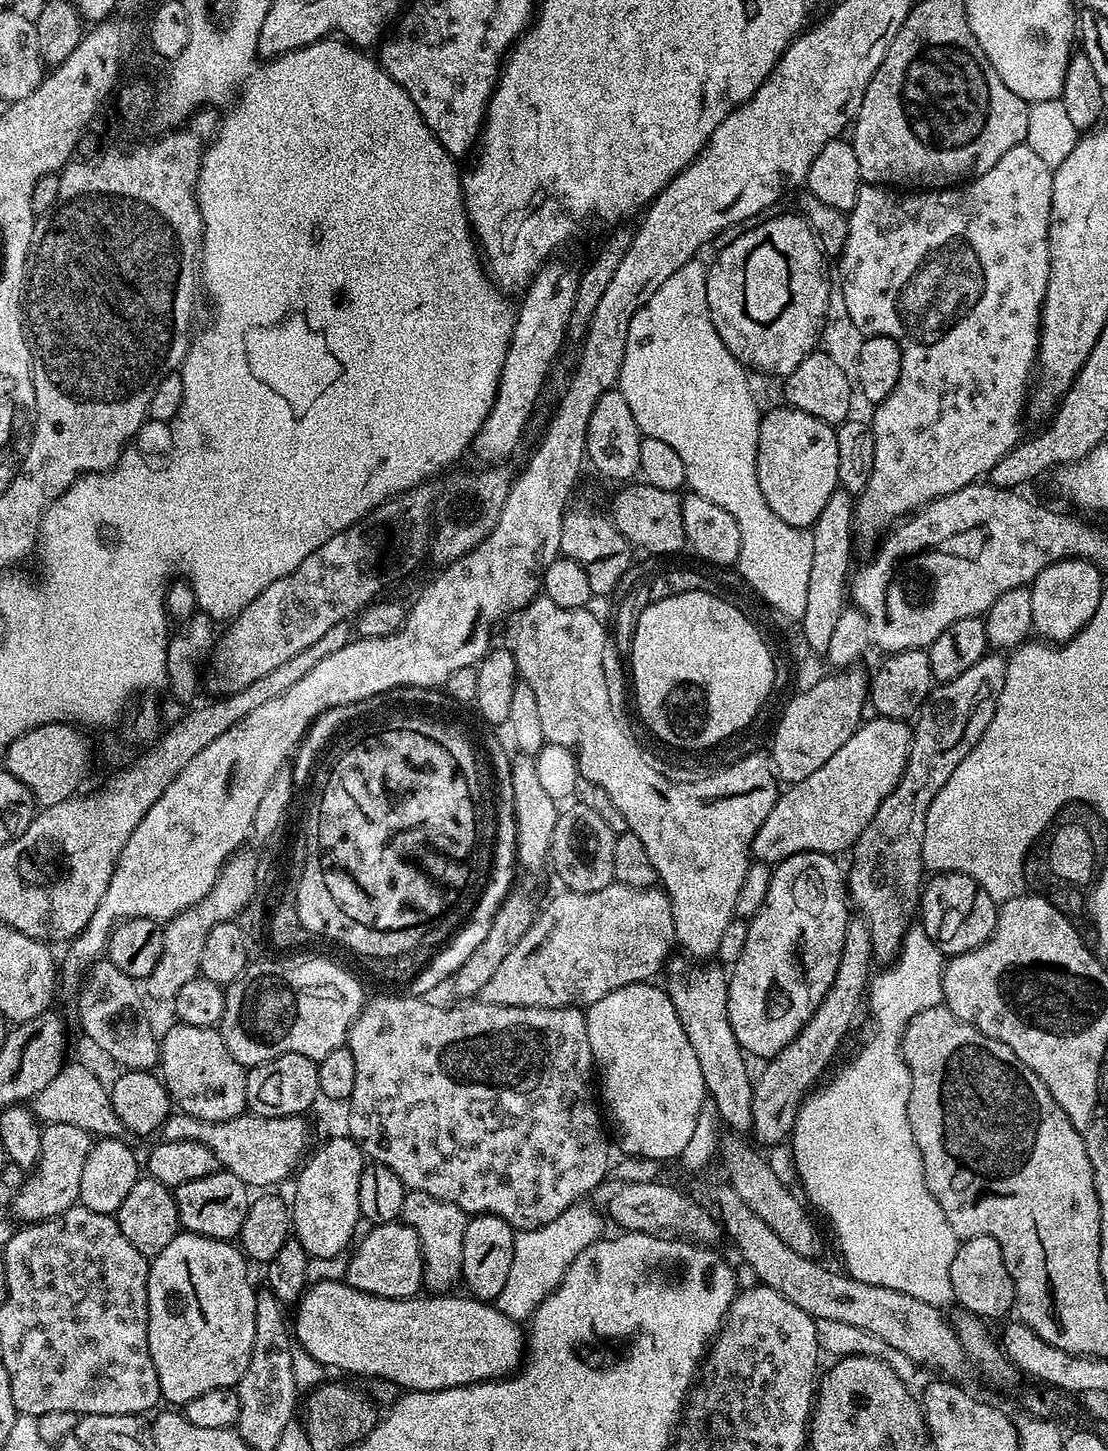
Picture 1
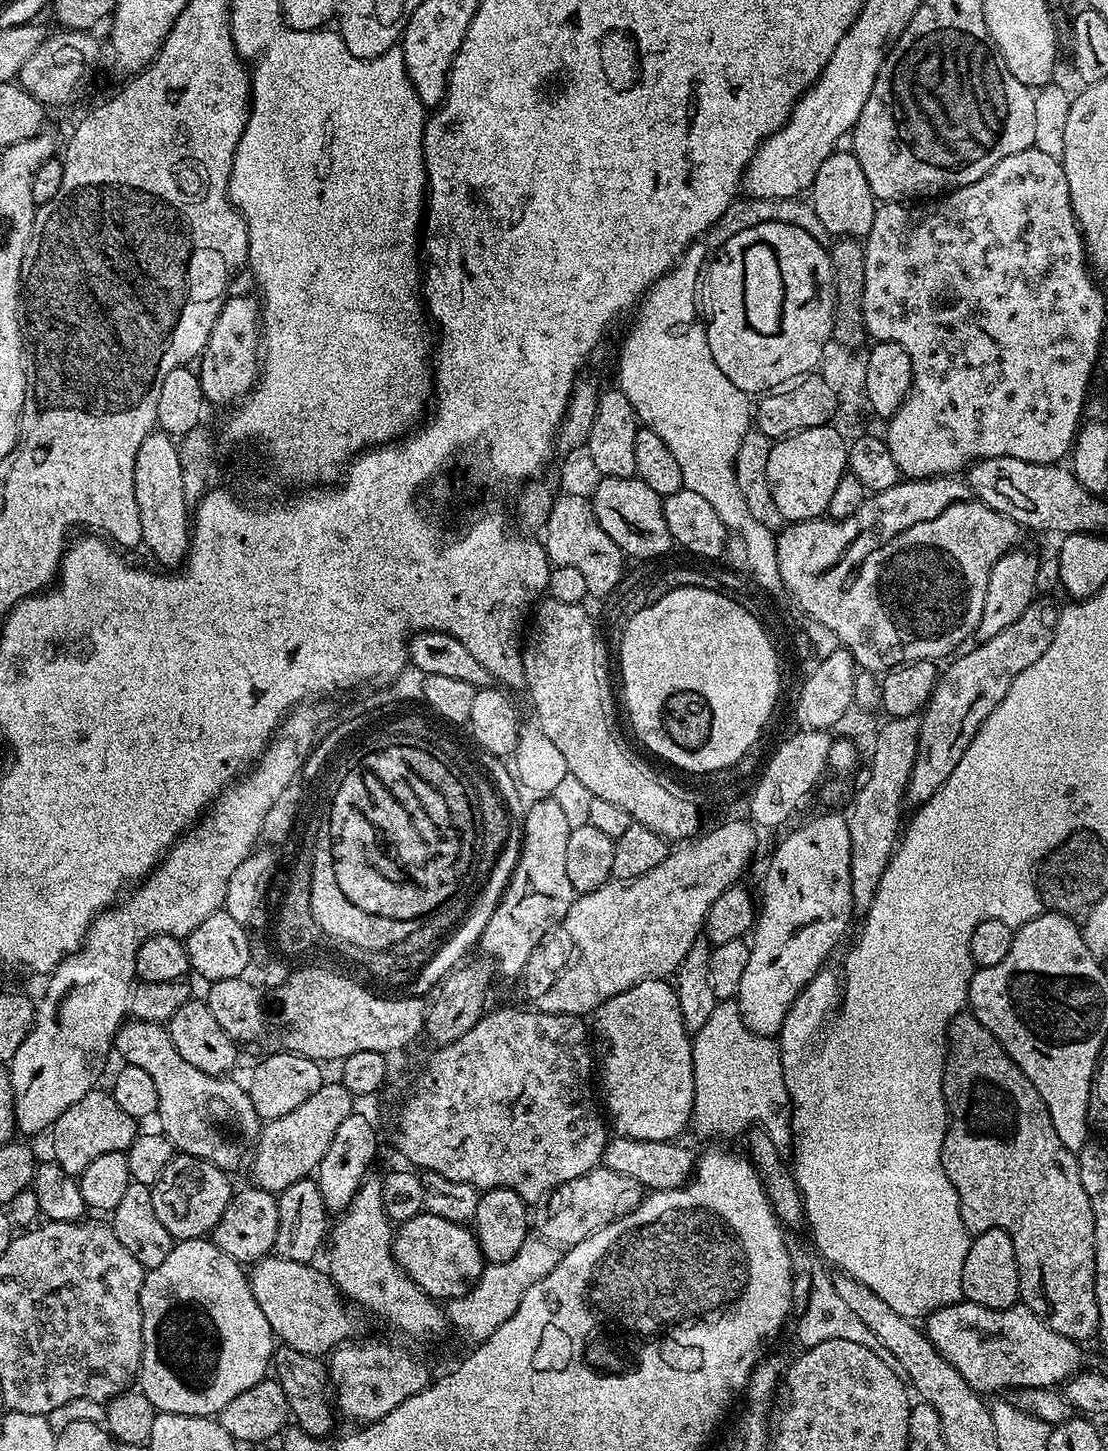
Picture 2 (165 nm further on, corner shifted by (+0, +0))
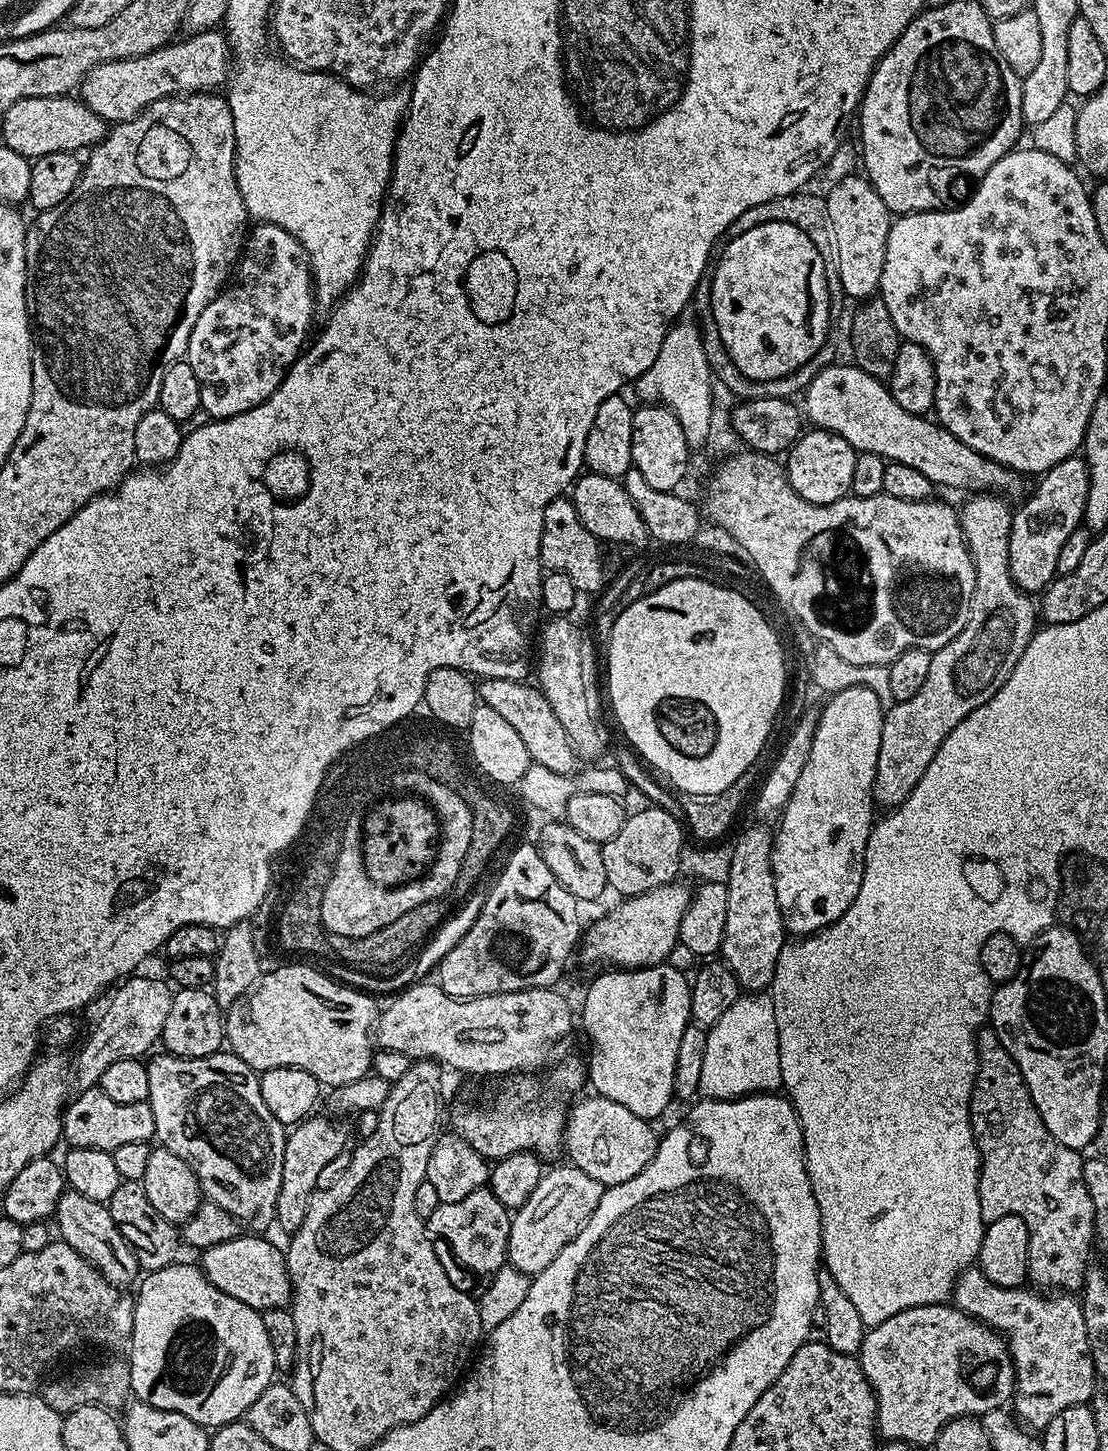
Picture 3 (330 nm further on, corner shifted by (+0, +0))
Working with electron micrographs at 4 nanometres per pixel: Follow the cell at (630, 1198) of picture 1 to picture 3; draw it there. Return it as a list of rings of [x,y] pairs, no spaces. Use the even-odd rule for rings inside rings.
[[[571,1166],[552,1168],[543,1173],[534,1186],[534,1194],[526,1198],[524,1205],[511,1213],[512,1225],[508,1239],[507,1263],[529,1278],[535,1278],[539,1272],[546,1270],[558,1254],[586,1226],[590,1214],[598,1206],[605,1185],[590,1174],[582,1174],[582,1170]]]

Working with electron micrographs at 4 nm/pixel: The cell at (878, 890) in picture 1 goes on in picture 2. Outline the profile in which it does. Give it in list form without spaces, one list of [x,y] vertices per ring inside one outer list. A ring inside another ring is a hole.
[[[1051,599],[1033,600],[1022,618],[1010,622],[1002,634],[979,641],[975,645],[977,648],[969,652],[961,651],[951,661],[953,664],[945,672],[943,669],[939,673],[936,689],[920,716],[918,754],[914,758],[914,770],[910,770],[910,782],[906,789],[909,805],[925,804],[940,789],[942,782],[954,774],[954,766],[958,766],[962,754],[966,754],[966,746],[974,742],[974,734],[978,734],[982,722],[986,722],[998,702],[1006,698],[1010,682],[1014,682],[1014,678],[1018,678],[1018,674],[1022,674],[1030,662],[1038,662],[1038,658],[1046,654],[1046,646],[1050,646],[1054,638],[1058,615],[1058,608],[1048,600]]]

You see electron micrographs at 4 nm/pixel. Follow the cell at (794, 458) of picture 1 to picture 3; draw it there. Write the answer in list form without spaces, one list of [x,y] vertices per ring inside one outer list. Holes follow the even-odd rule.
[[[813,427],[808,431],[786,453],[790,486],[794,486],[796,493],[806,498],[808,504],[829,504],[843,500],[852,490],[854,462],[858,455],[856,449],[846,442],[846,438],[827,432],[824,428]]]

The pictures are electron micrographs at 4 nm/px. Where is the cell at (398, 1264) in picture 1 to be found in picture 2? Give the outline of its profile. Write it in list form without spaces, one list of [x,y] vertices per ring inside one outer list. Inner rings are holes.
[[[429,1212],[403,1221],[392,1237],[392,1256],[408,1277],[437,1302],[466,1295],[486,1267],[475,1231],[468,1224],[455,1224]]]

